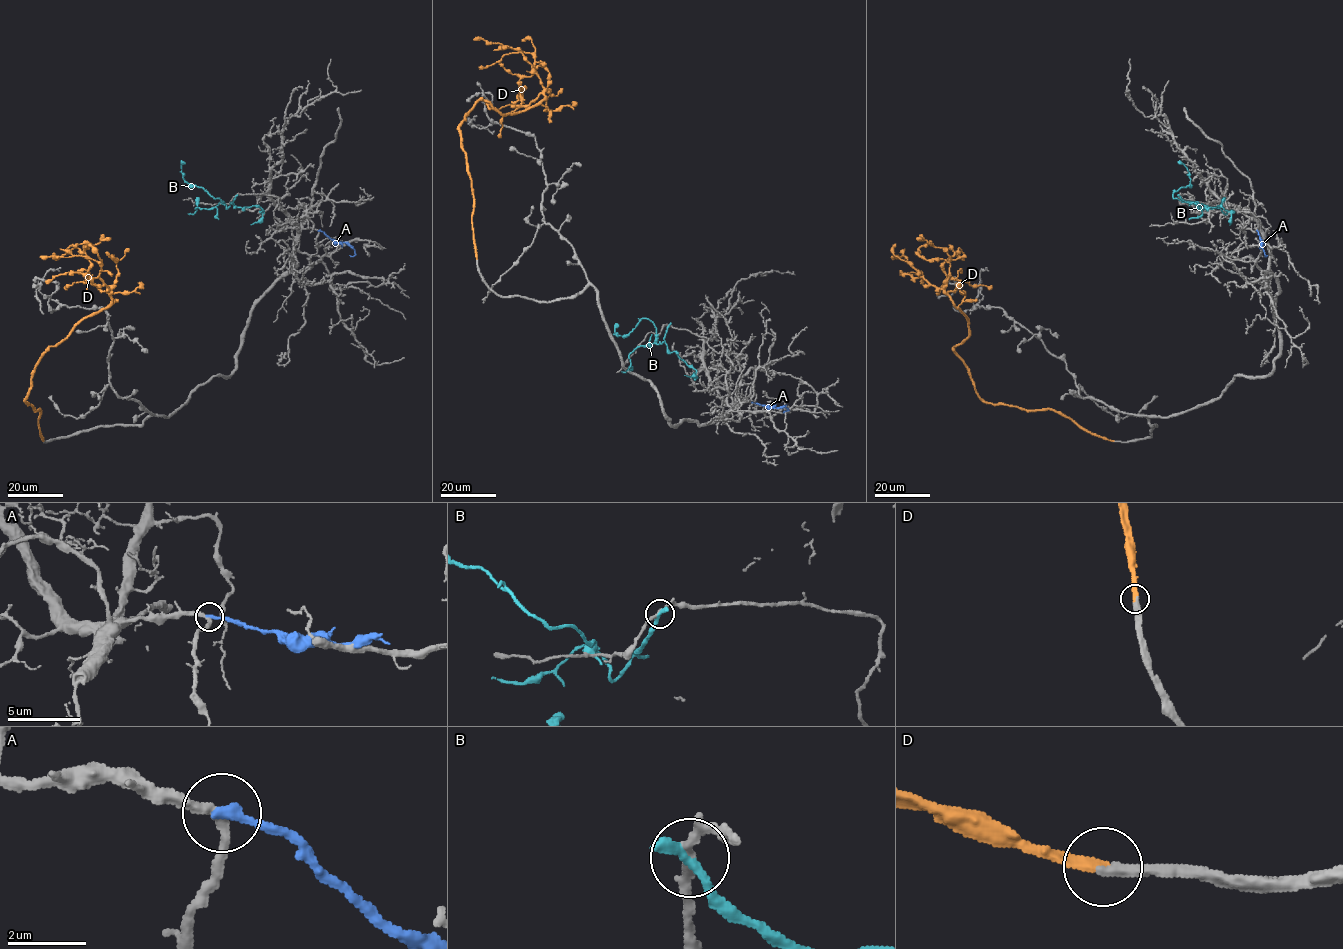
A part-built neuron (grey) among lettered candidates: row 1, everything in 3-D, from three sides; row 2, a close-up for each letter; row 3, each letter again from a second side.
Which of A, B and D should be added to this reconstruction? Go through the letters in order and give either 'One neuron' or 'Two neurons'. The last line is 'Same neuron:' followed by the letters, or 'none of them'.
A: Two neurons
B: Two neurons
D: One neuron
Same neuron: D

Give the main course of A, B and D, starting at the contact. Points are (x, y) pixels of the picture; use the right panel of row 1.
A: (1257, 230), (1267, 255)
B: (1180, 196), (1198, 208), (1197, 202), (1173, 198), (1174, 191), (1190, 184), (1188, 170), (1178, 161)
D: (1113, 441), (983, 401), (954, 350), (969, 326), (943, 270), (954, 252), (919, 254)

